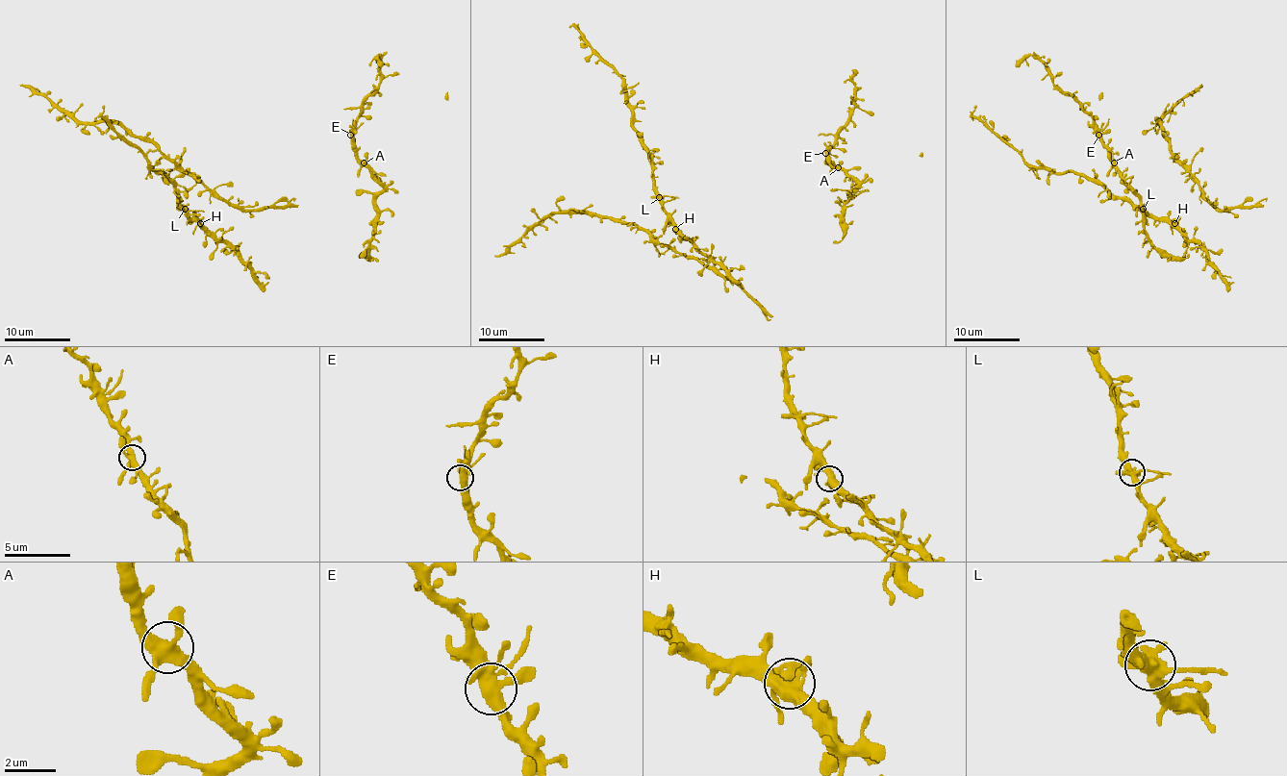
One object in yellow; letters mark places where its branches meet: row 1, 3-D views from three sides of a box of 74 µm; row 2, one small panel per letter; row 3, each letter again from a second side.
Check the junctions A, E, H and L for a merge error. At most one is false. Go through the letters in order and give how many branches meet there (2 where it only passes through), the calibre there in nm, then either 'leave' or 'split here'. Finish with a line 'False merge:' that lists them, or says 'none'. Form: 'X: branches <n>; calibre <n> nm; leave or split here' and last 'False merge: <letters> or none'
A: branches 4; calibre 440 nm; leave
E: branches 4; calibre 420 nm; leave
H: branches 4; calibre 440 nm; leave
L: branches 4; calibre 460 nm; leave
False merge: none

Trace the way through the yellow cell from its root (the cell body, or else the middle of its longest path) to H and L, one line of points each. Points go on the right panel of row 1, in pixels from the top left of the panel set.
H: (1214, 276), (1216, 268), (1209, 262), (1209, 255), (1174, 223)
L: (1214, 276), (1216, 268), (1209, 262), (1209, 255), (1198, 243), (1191, 241), (1174, 225), (1161, 222), (1144, 209)

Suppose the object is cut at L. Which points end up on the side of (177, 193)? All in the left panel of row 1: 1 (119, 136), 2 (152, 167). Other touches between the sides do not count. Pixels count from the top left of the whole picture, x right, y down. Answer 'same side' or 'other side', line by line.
1: same side
2: same side

